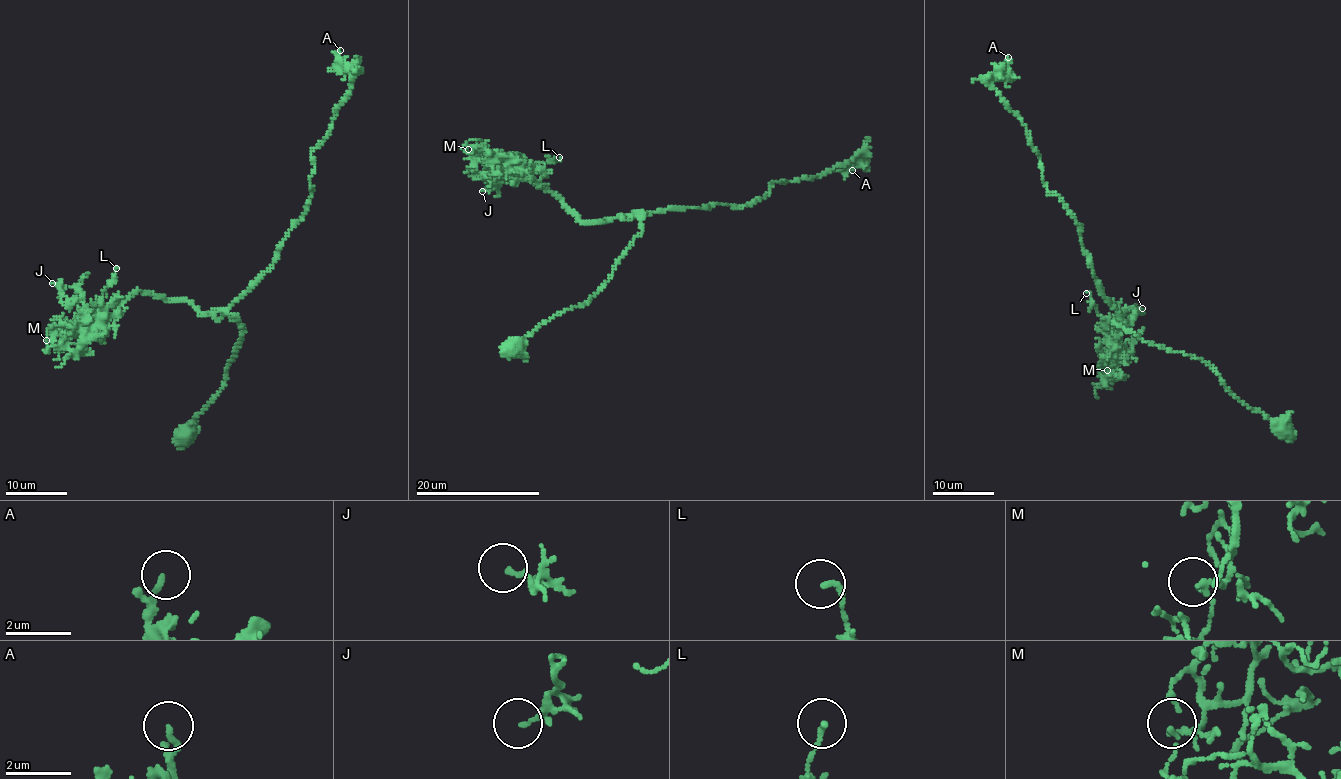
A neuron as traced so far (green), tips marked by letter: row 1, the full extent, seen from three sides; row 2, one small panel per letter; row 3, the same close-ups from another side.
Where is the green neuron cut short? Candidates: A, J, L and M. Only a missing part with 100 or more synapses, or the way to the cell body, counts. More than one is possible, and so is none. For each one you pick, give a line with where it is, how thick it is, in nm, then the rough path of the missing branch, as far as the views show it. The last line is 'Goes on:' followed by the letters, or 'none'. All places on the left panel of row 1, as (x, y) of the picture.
Goes on: none

